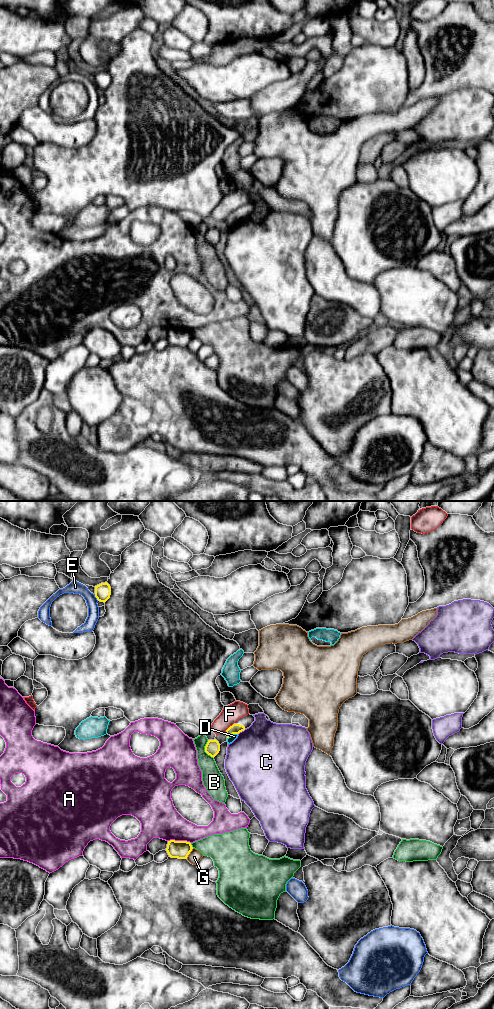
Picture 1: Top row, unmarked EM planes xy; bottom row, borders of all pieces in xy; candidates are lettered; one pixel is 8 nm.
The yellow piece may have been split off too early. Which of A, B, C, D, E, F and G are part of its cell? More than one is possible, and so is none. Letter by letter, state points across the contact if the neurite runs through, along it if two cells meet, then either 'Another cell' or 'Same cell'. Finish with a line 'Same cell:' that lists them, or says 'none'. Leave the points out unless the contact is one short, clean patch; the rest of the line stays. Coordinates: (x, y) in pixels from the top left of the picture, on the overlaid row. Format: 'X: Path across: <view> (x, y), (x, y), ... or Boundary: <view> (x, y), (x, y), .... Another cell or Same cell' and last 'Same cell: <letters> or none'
A: Another cell
B: Another cell
C: Another cell
D: Boundary: xy (237, 733), (227, 738). Another cell
E: Another cell
F: Another cell
G: Another cell
Same cell: none

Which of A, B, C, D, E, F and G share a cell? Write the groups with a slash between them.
A / B / C / D / E / F / G

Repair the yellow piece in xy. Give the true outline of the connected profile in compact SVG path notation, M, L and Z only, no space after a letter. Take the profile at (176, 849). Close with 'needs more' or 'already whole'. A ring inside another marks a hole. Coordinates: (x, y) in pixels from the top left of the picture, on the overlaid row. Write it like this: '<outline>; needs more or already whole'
M168 841L166 851L171 858L187 859L193 847L187 841Z; already whole

